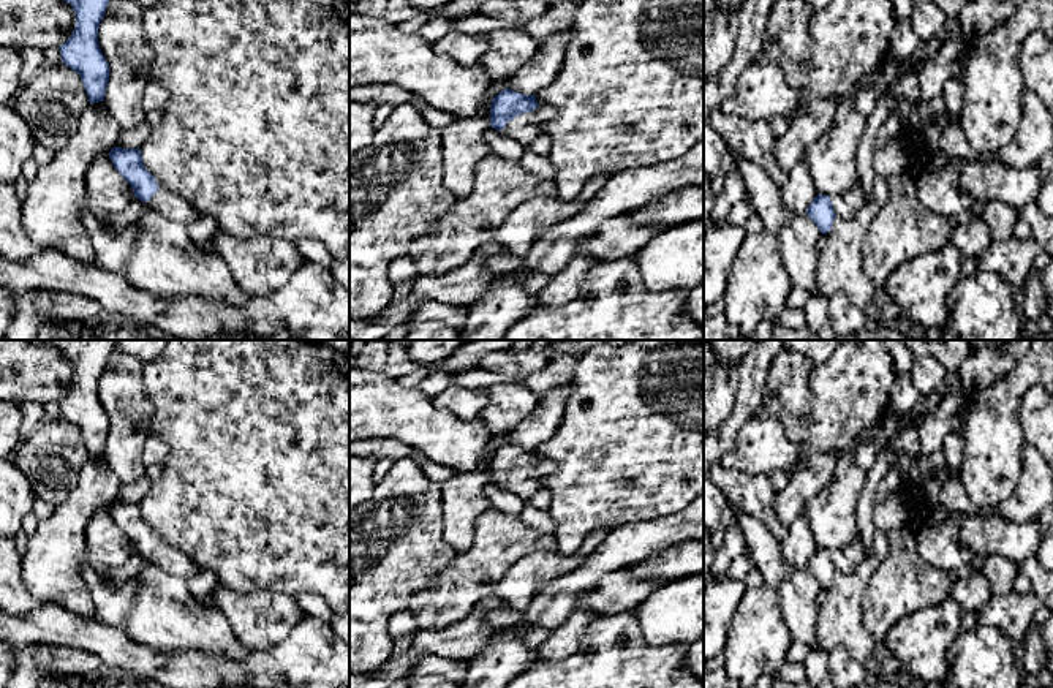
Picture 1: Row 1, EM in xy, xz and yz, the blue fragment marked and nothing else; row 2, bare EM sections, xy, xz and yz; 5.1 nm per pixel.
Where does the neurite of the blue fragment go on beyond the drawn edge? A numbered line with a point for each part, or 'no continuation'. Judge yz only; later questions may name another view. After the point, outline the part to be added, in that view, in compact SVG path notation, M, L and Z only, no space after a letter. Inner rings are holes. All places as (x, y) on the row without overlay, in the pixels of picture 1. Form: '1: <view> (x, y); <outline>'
1: yz (846, 560); M859 535L844 549L830 550L836 571L854 573L865 558L865 549Z

